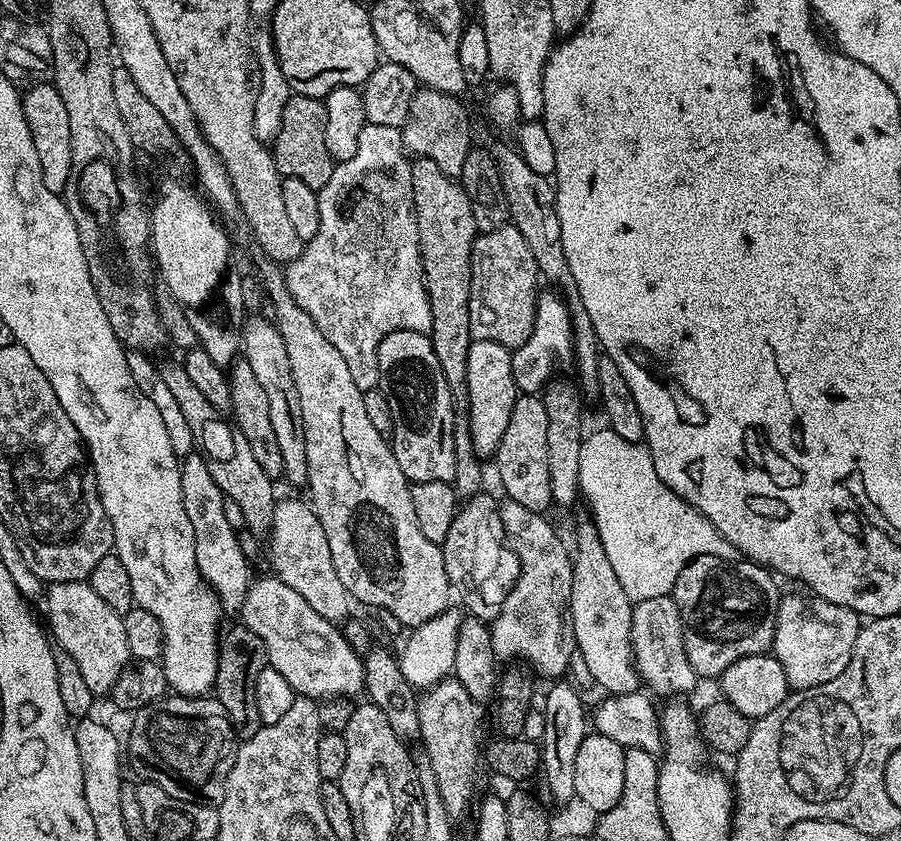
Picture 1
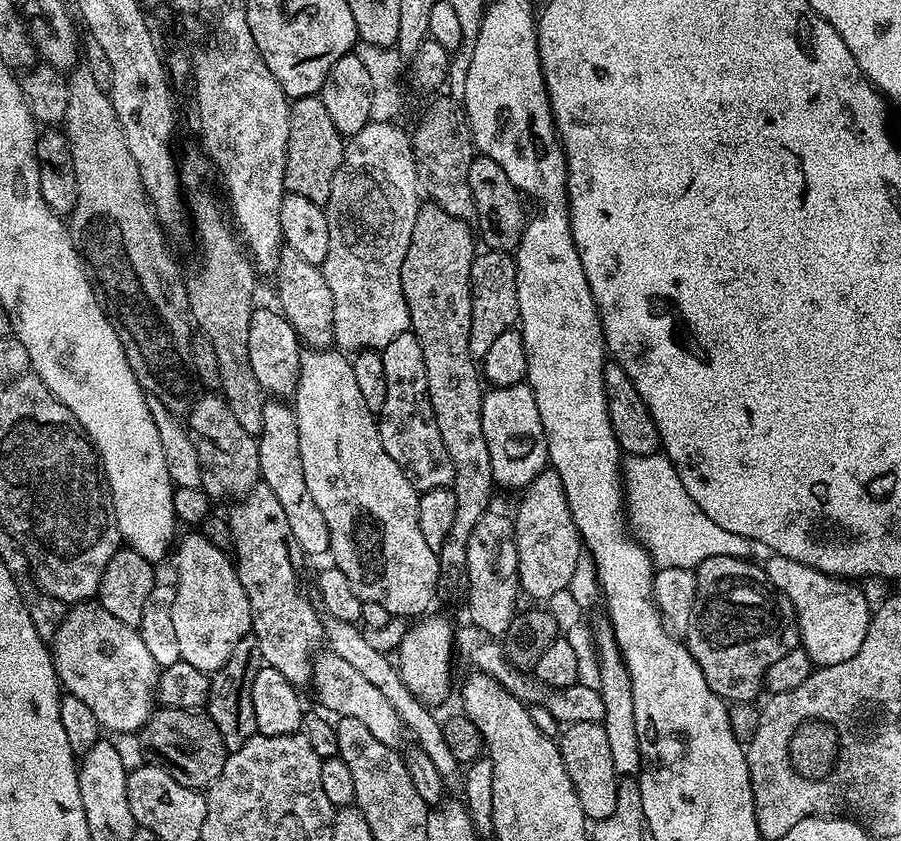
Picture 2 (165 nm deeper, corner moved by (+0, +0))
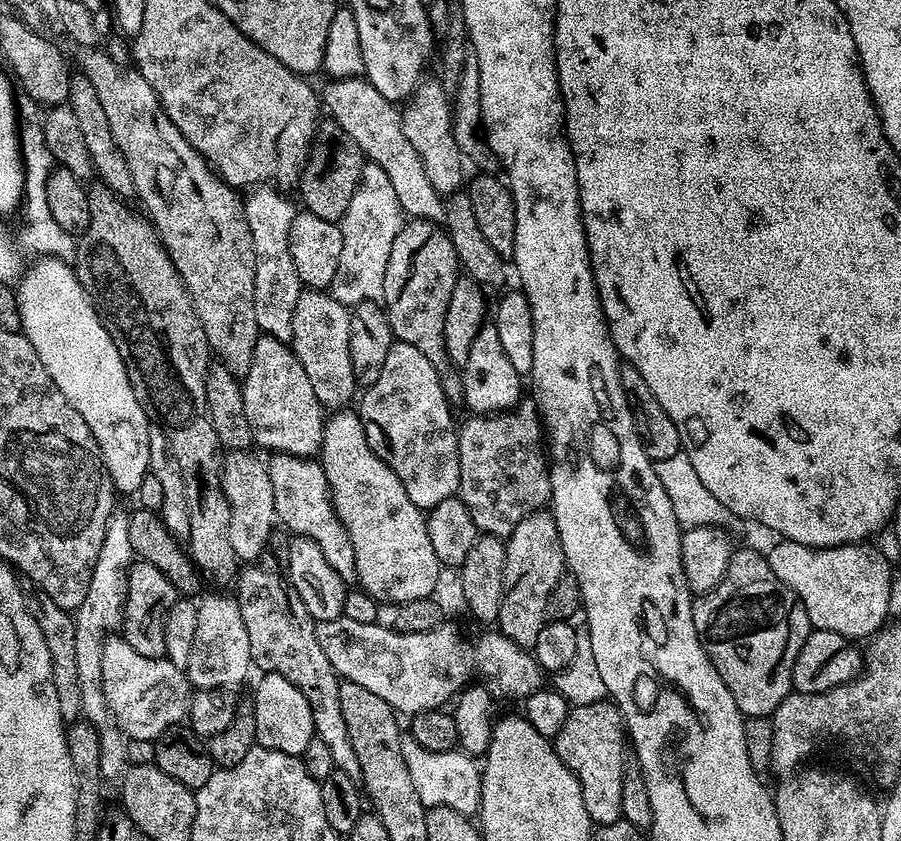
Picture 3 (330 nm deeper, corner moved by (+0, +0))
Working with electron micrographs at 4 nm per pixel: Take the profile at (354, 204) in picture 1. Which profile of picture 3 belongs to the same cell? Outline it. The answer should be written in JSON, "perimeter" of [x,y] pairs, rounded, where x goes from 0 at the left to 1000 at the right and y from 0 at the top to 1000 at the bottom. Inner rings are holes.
{"perimeter":[[[412,193],[405,194],[397,226],[384,245],[384,254],[375,263],[380,273],[380,307],[375,307],[375,326],[366,351],[377,361],[394,364],[407,357],[421,358],[426,351],[428,312],[433,312],[433,293],[442,283],[442,273],[451,265],[451,254],[437,231],[433,212],[424,200]]]}

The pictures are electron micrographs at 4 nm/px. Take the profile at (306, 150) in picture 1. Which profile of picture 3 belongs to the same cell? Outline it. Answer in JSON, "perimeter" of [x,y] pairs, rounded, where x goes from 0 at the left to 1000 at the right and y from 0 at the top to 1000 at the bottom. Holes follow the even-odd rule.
{"perimeter":[[[367,140],[361,141],[351,153],[342,199],[333,209],[331,227],[337,241],[334,244],[344,254],[353,254],[353,259],[377,263],[384,254],[384,245],[388,245],[388,235],[393,235],[393,226],[397,226],[405,194],[406,187],[397,169],[393,169],[393,164],[388,164],[388,159]]]}

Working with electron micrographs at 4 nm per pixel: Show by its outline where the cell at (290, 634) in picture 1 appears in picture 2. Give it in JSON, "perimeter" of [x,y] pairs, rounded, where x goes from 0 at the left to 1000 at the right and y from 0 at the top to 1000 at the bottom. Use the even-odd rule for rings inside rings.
{"perimeter":[[[365,773],[356,774],[354,779],[344,790],[344,813],[345,817],[351,817],[351,832],[356,837],[354,841],[356,843],[365,842],[365,844],[360,844],[373,854],[380,851],[397,854],[397,859],[402,859],[402,863],[406,863],[411,868],[411,873],[415,873],[415,878],[420,878],[420,882],[443,891],[448,875],[451,876],[451,867],[432,831],[414,812],[402,806],[401,801],[397,801],[396,797],[393,797],[393,793],[388,792],[383,784],[373,780]]]}

